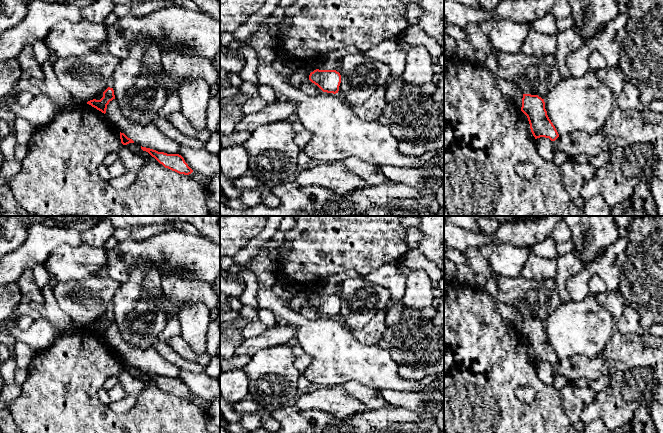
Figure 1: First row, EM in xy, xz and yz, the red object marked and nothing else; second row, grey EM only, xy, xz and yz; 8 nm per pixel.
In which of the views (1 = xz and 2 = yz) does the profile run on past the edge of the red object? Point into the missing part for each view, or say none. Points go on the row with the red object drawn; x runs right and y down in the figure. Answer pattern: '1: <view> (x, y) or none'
1: none
2: none

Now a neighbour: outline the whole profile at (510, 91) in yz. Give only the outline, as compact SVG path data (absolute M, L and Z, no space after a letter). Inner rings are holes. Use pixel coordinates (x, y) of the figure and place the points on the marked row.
M493 53L487 55L484 65L491 71L495 82L505 99L510 101L516 108L521 109L523 93L517 84L500 78L497 75L497 62Z

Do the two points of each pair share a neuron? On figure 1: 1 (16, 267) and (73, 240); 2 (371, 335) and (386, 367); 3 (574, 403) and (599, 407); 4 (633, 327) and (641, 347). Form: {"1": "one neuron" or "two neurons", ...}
{"1": "one neuron", "2": "two neurons", "3": "two neurons", "4": "two neurons"}

